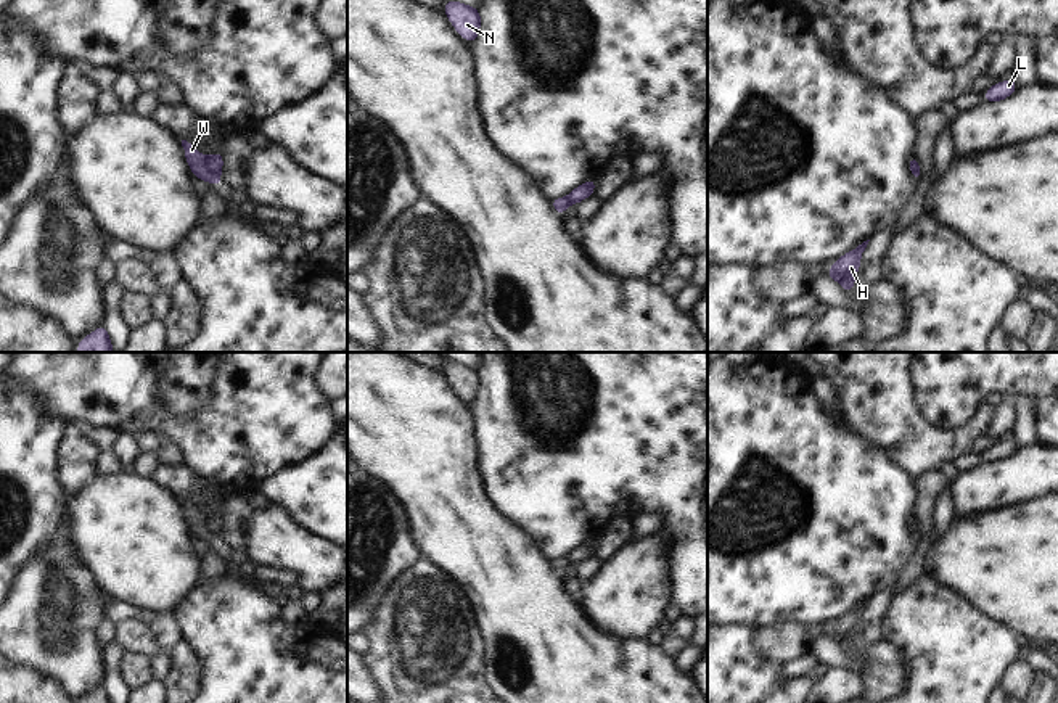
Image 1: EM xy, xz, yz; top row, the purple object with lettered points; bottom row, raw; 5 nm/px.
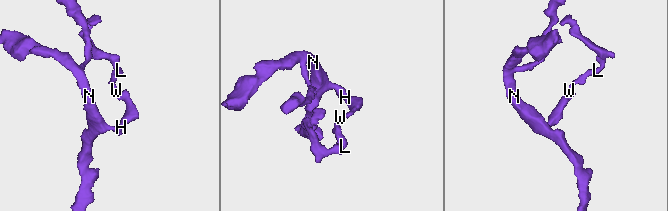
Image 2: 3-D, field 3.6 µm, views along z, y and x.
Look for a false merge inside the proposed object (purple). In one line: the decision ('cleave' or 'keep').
cleave

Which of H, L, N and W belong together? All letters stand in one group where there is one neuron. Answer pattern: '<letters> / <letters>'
H N / L W

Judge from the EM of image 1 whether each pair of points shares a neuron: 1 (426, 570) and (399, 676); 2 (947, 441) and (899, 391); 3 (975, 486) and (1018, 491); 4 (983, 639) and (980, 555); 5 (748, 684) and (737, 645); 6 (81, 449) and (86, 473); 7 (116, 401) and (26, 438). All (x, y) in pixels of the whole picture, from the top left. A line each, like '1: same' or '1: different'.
1: same
2: same
3: same
4: different
5: same
6: same
7: different

